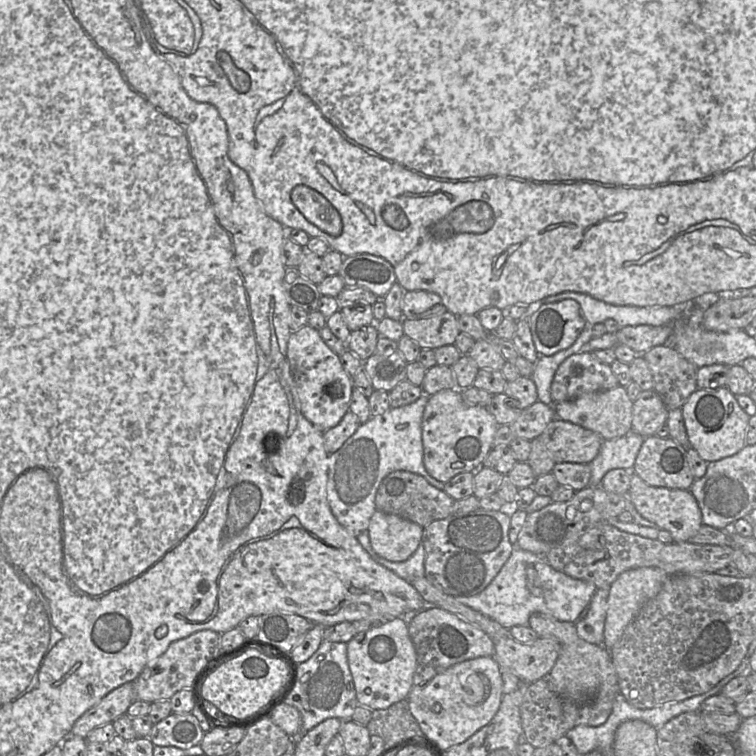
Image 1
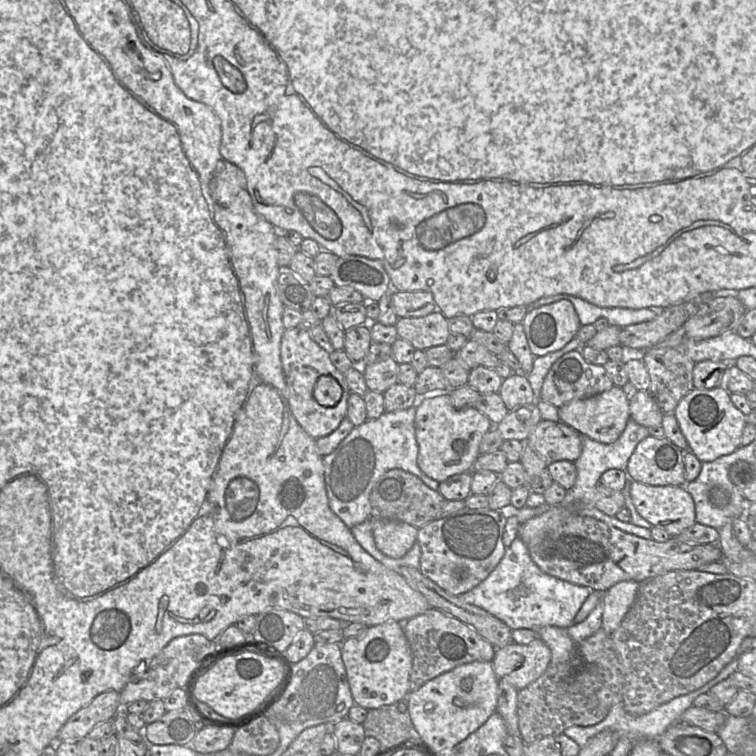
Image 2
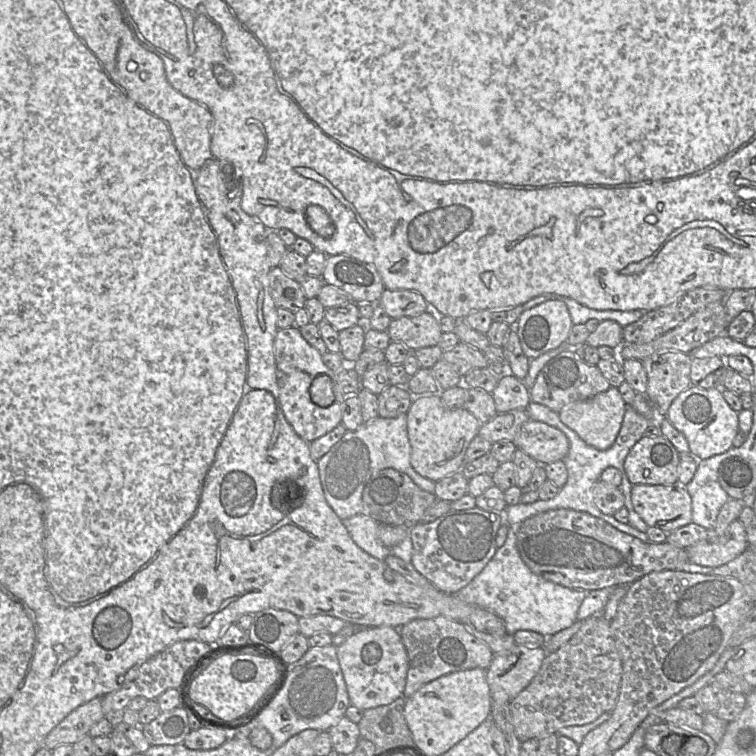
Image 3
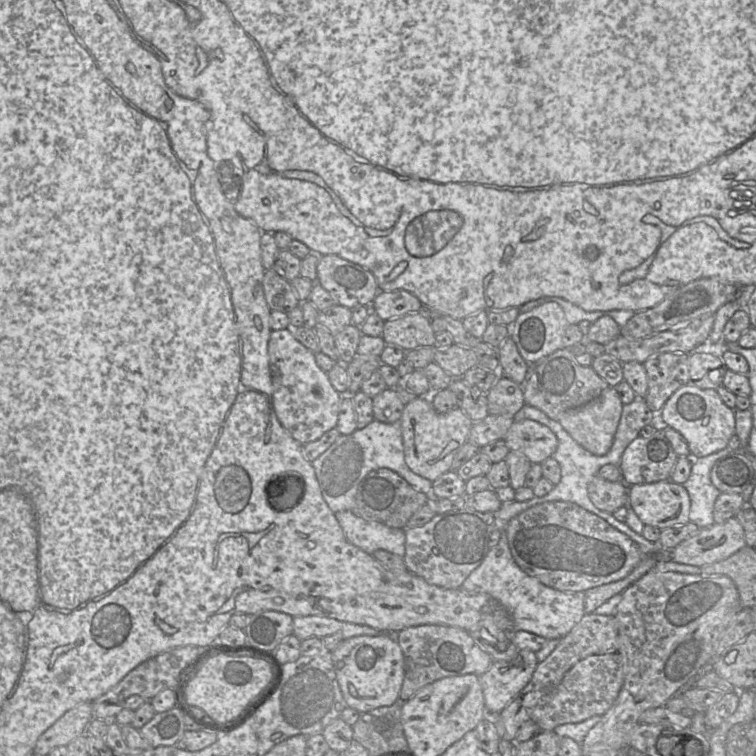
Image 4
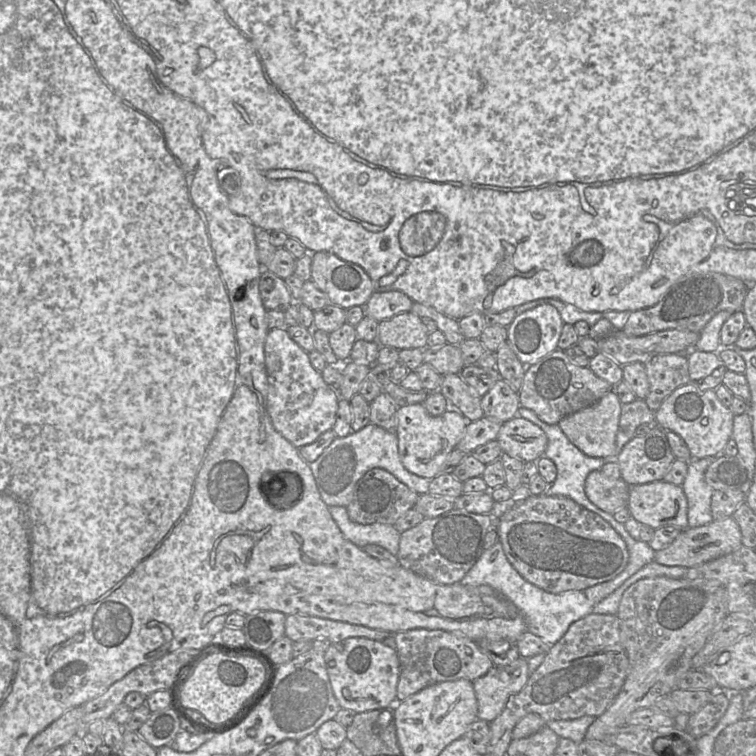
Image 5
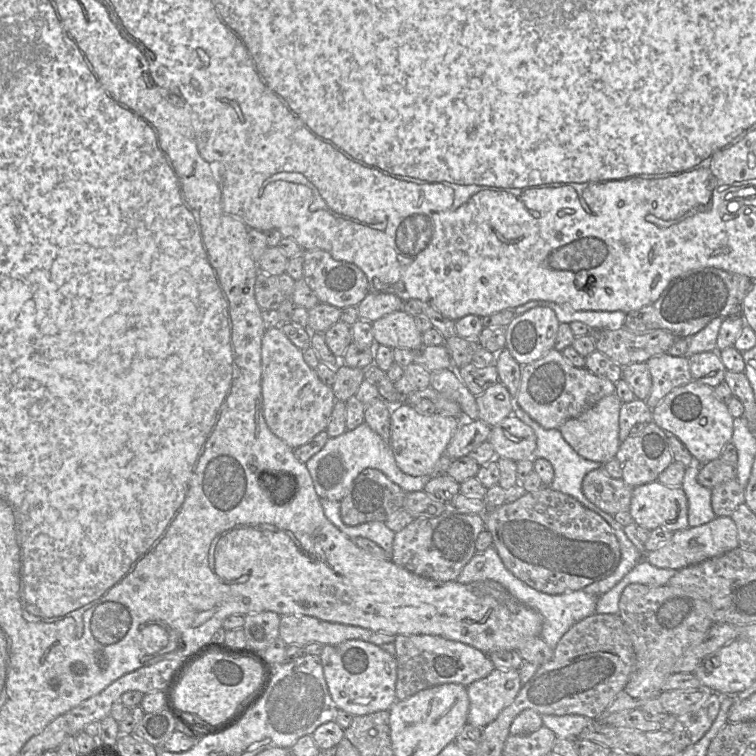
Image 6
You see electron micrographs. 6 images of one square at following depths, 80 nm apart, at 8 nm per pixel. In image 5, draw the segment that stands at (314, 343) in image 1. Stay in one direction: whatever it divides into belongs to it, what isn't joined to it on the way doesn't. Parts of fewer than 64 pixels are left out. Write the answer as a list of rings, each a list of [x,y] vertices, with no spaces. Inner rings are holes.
[[[286,327],[268,331],[265,341],[265,366],[267,411],[278,433],[296,448],[301,448],[333,429],[339,393],[323,380],[321,372],[311,365],[308,353],[289,336]]]

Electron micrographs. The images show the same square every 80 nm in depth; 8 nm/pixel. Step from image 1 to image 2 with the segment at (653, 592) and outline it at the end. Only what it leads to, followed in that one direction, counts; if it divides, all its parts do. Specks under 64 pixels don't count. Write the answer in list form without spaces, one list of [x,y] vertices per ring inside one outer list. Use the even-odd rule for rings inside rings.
[[[621,581],[609,588],[603,598],[602,628],[611,635],[633,605],[641,583]]]

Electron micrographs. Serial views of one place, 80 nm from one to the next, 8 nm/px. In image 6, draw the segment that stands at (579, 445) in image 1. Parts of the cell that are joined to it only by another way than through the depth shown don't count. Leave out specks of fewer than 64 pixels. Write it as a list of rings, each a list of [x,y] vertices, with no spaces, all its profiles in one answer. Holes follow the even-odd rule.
[[[511,414],[492,427],[488,441],[496,457],[518,462],[534,458],[537,437],[530,426]]]

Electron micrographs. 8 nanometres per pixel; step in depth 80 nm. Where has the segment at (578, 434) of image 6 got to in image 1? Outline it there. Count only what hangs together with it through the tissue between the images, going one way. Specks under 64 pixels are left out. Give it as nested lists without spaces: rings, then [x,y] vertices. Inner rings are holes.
[[[624,386],[582,394],[554,404],[556,418],[580,425],[601,435],[604,440],[620,437],[631,430],[632,401]]]

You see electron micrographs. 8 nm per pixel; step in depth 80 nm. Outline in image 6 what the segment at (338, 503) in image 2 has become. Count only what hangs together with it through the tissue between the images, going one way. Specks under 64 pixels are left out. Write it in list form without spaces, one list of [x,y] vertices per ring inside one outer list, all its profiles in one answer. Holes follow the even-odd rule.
[[[365,422],[342,435],[329,438],[324,447],[306,463],[312,477],[314,488],[321,499],[340,502],[350,491],[351,485],[359,474],[367,469],[380,470],[406,493],[422,491],[427,477],[411,476],[397,465],[389,443],[385,442]]]

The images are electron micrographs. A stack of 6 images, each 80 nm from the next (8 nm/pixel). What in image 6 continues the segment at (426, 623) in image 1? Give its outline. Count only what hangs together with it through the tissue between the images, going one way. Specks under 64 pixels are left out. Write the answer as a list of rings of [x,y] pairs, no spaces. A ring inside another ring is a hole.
[[[435,635],[395,636],[397,681],[396,699],[405,700],[417,692],[440,684],[460,684],[464,687],[487,677],[494,669],[488,655],[482,651]]]

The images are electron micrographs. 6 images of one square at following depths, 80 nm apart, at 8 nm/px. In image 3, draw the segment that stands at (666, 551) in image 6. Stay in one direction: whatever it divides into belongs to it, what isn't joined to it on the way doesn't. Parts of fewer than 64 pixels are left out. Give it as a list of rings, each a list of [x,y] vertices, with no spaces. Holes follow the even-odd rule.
[[[733,521],[721,536],[711,534],[704,541],[700,541],[686,549],[690,563],[719,567],[738,557],[749,549],[744,525]]]

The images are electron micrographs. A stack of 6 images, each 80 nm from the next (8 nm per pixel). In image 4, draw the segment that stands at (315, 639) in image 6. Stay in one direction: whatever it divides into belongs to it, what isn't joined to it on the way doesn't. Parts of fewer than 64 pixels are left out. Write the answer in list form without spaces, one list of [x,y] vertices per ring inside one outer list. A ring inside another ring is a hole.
[[[303,616],[293,618],[293,635],[300,641],[307,638],[324,638],[340,634],[344,639],[354,636],[378,636],[381,632],[365,625],[342,622],[333,618],[320,616]]]

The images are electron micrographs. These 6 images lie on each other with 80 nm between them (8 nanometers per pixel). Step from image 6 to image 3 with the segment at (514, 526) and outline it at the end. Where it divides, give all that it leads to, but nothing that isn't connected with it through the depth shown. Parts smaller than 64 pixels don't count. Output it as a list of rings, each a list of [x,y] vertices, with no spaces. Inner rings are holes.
[[[567,508],[552,509],[527,518],[518,527],[516,527],[516,535],[519,554],[524,563],[534,574],[542,577],[547,581],[575,590],[593,591],[613,586],[630,585],[651,572],[666,570],[680,571],[682,570],[683,565],[690,563],[687,551],[684,548],[674,546],[670,543],[667,543],[666,541],[663,543],[642,542],[638,538],[619,531],[618,529],[600,518],[594,517],[586,512],[576,511]]]

